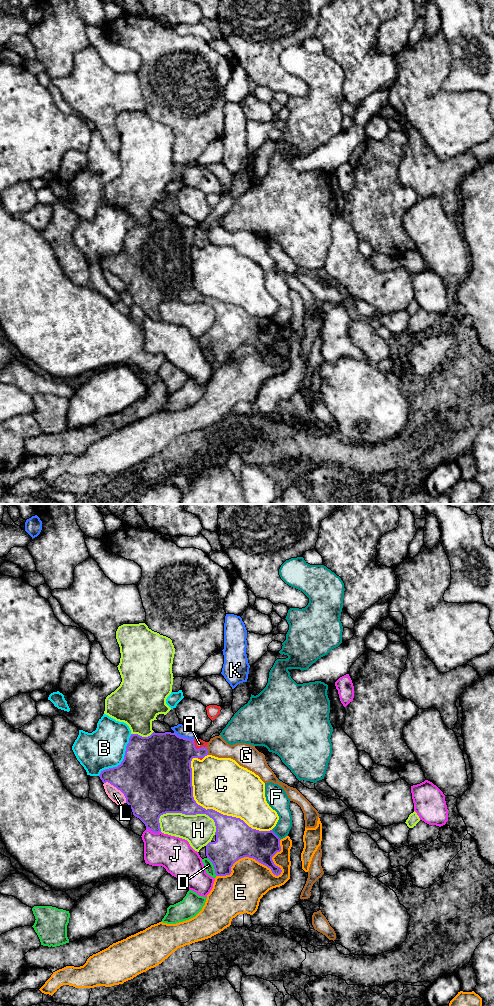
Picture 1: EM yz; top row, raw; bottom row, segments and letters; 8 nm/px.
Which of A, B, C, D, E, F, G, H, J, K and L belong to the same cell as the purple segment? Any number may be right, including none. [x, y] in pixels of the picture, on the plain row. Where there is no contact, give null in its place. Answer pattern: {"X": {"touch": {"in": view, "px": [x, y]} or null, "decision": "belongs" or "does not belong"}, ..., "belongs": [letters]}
{"A": {"touch": {"in": "yz", "px": [197, 237]}, "decision": "belongs"}, "B": {"touch": {"in": "yz", "px": [123, 248]}, "decision": "does not belong"}, "C": {"touch": {"in": "yz", "px": [212, 297]}, "decision": "does not belong"}, "D": {"touch": {"in": "yz", "px": [213, 353]}, "decision": "does not belong"}, "E": {"touch": {"in": "yz", "px": [263, 352]}, "decision": "does not belong"}, "F": {"touch": {"in": "yz", "px": [275, 322]}, "decision": "does not belong"}, "G": {"touch": {"in": "yz", "px": [207, 239]}, "decision": "does not belong"}, "H": {"touch": {"in": "yz", "px": [193, 302]}, "decision": "does not belong"}, "J": {"touch": {"in": "yz", "px": [153, 319]}, "decision": "does not belong"}, "K": {"touch": {"in": "yz", "px": [183, 225]}, "decision": "does not belong"}, "L": {"touch": {"in": "yz", "px": [118, 277]}, "decision": "does not belong"}, "belongs": ["A"]}

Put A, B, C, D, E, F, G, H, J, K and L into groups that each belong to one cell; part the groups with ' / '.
A / B / C / D / E / F / G / H / J / K / L

